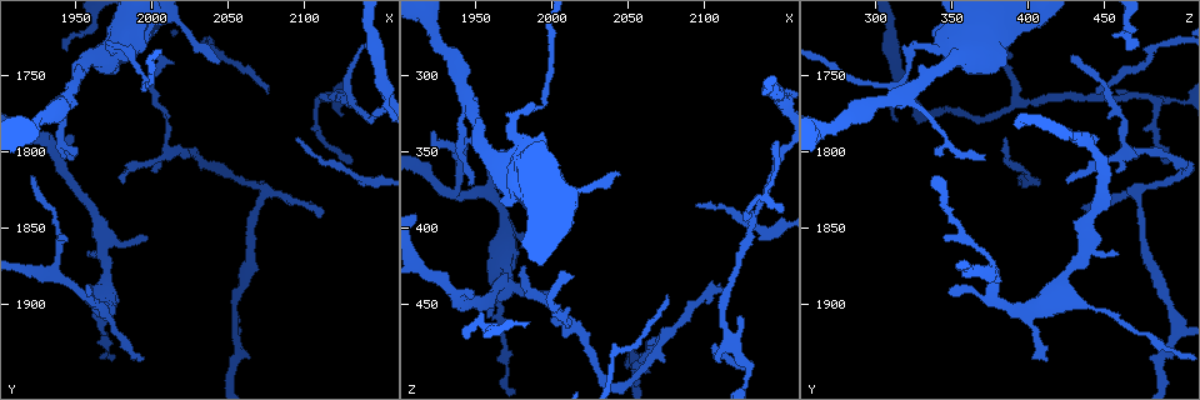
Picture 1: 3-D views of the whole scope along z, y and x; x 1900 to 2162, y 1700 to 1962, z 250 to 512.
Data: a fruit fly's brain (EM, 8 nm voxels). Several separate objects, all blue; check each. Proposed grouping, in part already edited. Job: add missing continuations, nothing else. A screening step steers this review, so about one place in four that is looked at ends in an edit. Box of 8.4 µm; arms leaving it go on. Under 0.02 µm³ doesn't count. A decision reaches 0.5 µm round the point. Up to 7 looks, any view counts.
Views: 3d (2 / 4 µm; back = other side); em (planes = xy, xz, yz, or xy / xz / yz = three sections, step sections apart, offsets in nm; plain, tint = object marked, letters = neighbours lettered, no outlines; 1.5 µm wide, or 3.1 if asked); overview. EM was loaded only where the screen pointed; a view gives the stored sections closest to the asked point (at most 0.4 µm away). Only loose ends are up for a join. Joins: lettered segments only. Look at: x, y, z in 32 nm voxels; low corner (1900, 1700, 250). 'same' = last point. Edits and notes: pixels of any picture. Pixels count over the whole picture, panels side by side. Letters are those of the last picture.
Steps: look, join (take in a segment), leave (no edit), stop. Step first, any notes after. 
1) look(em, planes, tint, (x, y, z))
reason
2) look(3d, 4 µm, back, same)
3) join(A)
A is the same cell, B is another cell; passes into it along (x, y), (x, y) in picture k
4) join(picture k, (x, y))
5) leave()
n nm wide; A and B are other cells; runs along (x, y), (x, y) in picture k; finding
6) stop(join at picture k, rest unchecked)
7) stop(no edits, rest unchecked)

look(3d, 2 µm, (2014, 1742, 430))

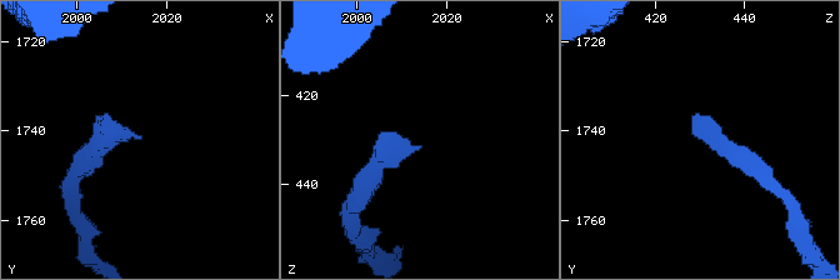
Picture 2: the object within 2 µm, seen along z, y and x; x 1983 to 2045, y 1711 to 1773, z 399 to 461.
look(em, planes, letters, (2013, 1741, 431))

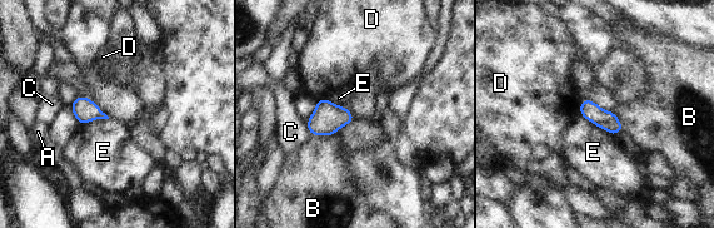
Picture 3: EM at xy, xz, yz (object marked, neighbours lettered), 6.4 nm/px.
leave()
A, B, C, D and E are other cells; border along (580, 114), (613, 135) in picture 3; none of them fits

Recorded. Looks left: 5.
look(3d, 4 µm, (1946, 1806, 372))
branch stops here

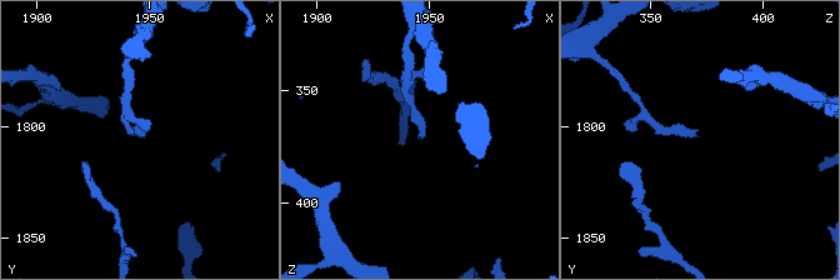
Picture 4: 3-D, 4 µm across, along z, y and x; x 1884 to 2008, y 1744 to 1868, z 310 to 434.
look(em, planes, letters, (1946, 1805, 371))

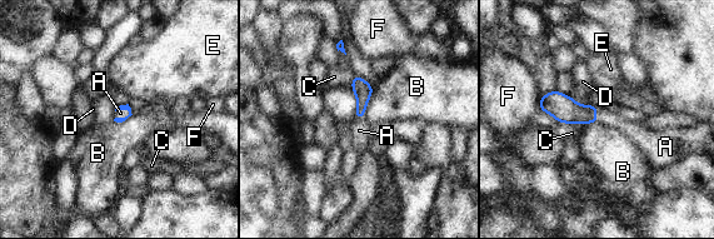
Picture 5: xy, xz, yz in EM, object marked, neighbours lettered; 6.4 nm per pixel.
join(A)
A is the same cell, B, C, D, E and F are other cells; passes into it along (126, 106), (121, 118), (120, 113) in picture 5; it goes on there

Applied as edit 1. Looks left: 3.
look(3d, 4 µm, back, (1996, 1854, 442))
an open end

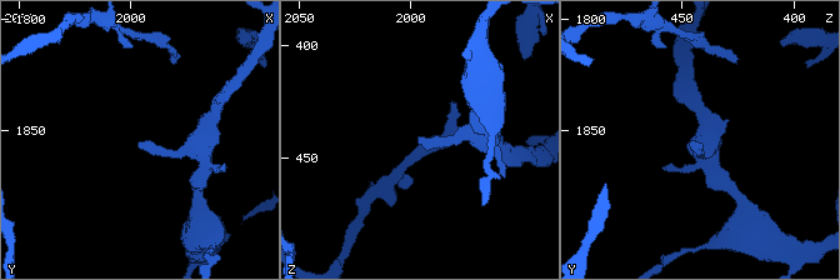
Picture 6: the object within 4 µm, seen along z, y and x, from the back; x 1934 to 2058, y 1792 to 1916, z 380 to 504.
look(em, planes, letters, (1996, 1856, 442))

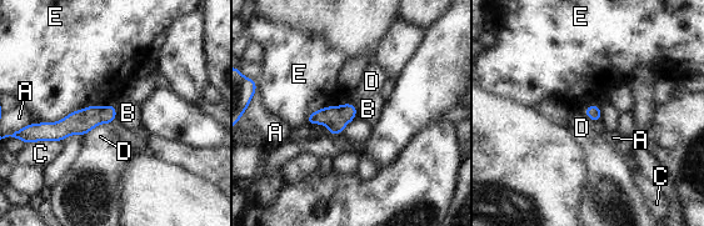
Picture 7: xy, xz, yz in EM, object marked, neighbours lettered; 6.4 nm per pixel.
leave()
A, B, C, D and E are other cells; border along (115, 105), (86, 105), (33, 124) in picture 7; none of them fits

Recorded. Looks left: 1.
stop(join at picture 5, rest unchecked)

